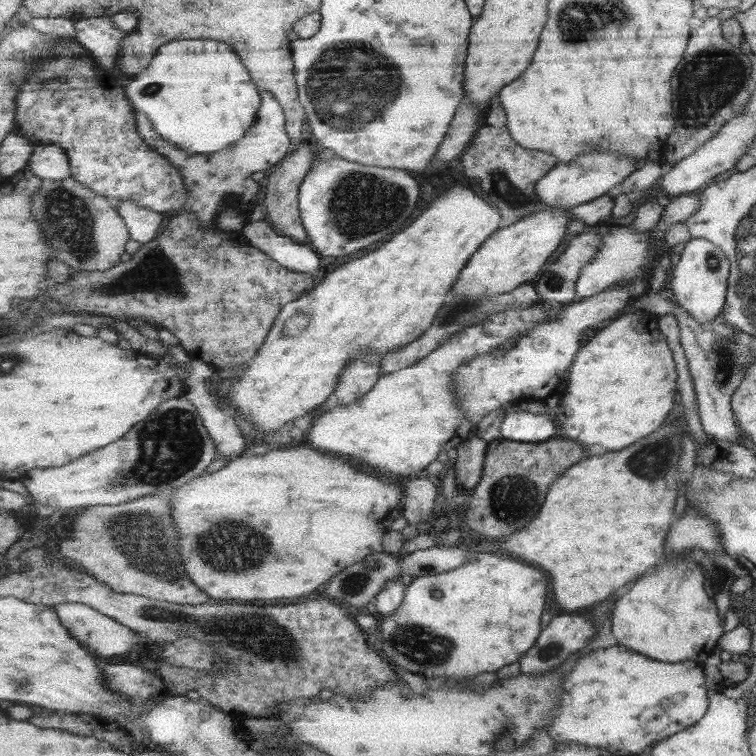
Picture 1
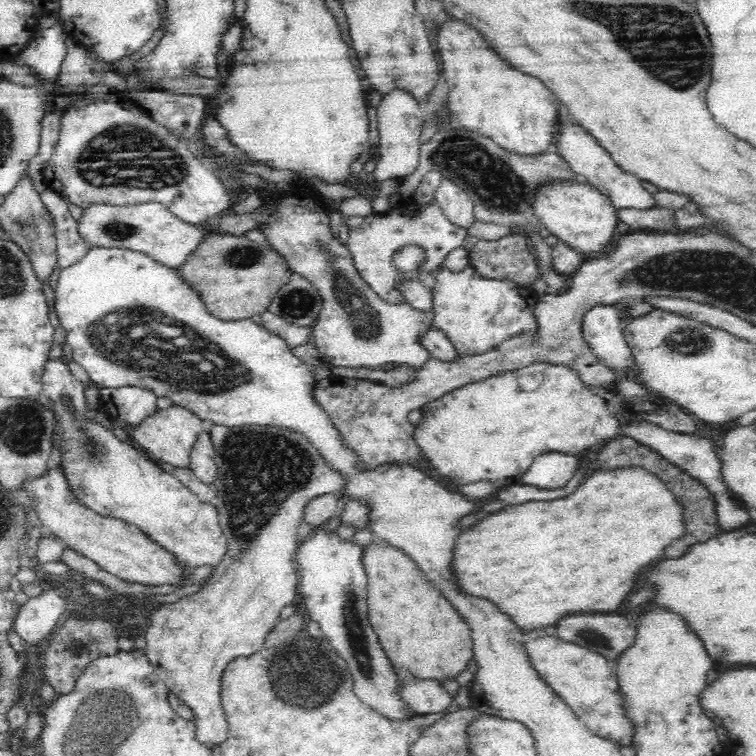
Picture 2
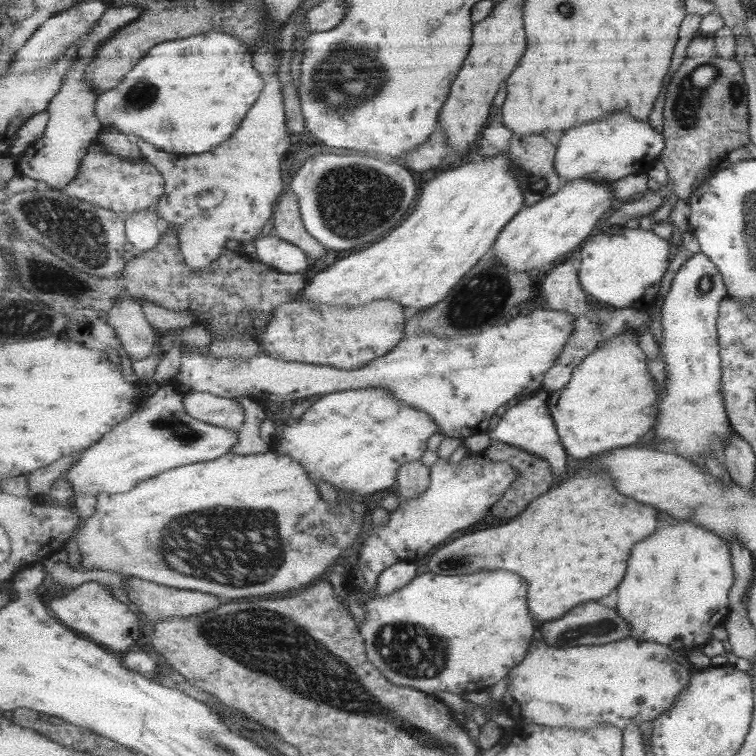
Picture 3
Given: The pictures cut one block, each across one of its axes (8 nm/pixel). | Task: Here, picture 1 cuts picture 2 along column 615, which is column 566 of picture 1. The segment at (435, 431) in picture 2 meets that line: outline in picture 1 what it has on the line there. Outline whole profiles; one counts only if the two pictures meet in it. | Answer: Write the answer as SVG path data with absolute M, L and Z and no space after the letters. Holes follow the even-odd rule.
M645 310L633 314L623 314L621 318L613 320L613 324L603 328L601 334L594 336L587 346L580 348L575 362L569 370L569 386L561 398L559 410L565 416L562 420L563 430L560 434L575 440L579 444L603 446L607 451L618 451L631 446L640 438L648 436L653 430L659 430L669 422L669 414L675 414L673 402L679 402L677 388L675 388L675 370L671 360L671 350L667 342L663 342L663 334L657 328L658 316L649 314Z

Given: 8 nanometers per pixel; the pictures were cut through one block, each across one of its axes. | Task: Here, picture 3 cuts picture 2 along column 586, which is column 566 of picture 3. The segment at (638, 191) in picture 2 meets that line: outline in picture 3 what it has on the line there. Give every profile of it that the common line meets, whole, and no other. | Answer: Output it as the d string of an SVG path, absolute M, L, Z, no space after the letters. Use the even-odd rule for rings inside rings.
M614 112L563 133L556 146L556 171L569 181L591 178L597 182L612 182L628 174L647 173L664 148L664 135L651 122L639 122L632 115Z

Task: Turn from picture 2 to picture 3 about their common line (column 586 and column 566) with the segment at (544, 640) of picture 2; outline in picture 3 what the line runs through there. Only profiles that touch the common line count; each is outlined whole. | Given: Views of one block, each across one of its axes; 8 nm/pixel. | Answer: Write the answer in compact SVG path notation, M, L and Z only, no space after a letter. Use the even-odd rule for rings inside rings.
M629 636L607 644L567 650L549 648L542 640L533 644L541 646L531 646L527 658L509 676L509 714L517 722L545 726L573 724L575 730L587 730L607 722L623 730L627 724L653 720L671 708L695 671L683 654L668 646Z

